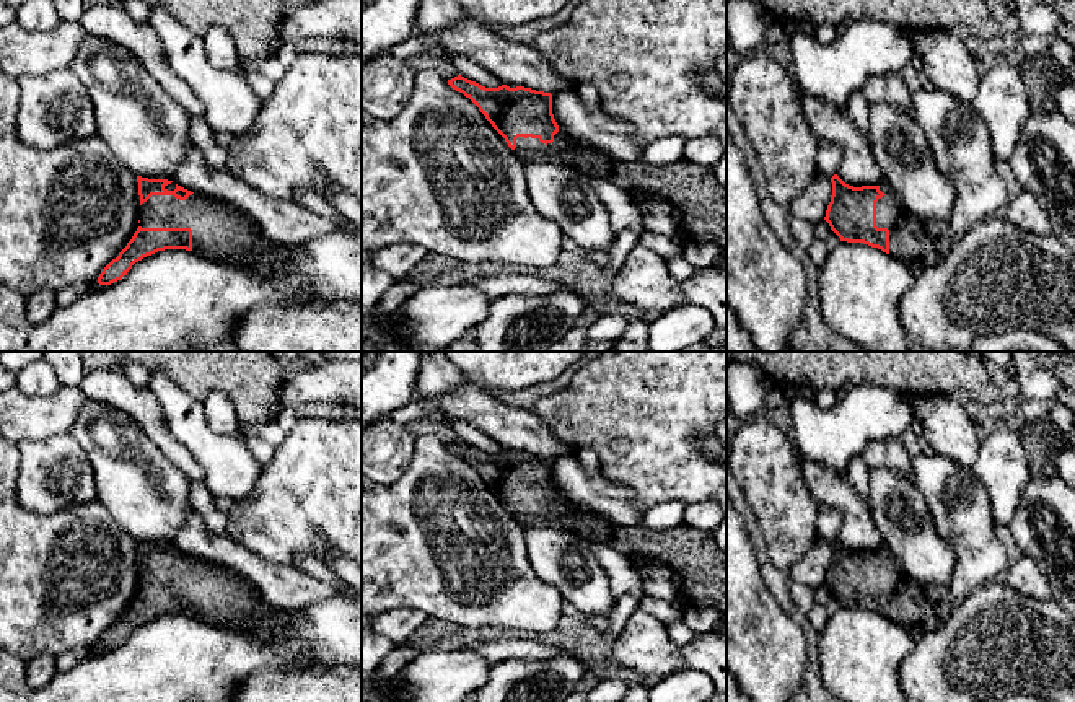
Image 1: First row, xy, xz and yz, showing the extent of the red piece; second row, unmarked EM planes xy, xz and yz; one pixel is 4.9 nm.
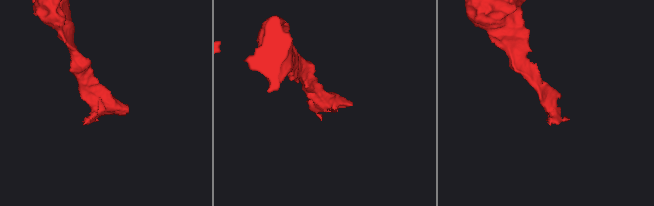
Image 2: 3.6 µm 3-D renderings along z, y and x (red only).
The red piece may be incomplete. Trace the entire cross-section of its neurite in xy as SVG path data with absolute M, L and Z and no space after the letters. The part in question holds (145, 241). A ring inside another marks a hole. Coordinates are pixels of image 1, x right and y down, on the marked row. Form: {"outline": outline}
{"outline": "M137 176L140 220L127 246L99 274L99 285L121 280L132 265L165 249L186 249L233 265L270 267L287 246L267 239L236 207L194 194L168 179Z"}

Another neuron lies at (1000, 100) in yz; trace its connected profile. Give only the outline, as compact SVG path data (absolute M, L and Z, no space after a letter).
M997 60L979 75L971 104L987 125L995 161L1007 163L1020 140L1023 124L1033 112L1018 68Z

